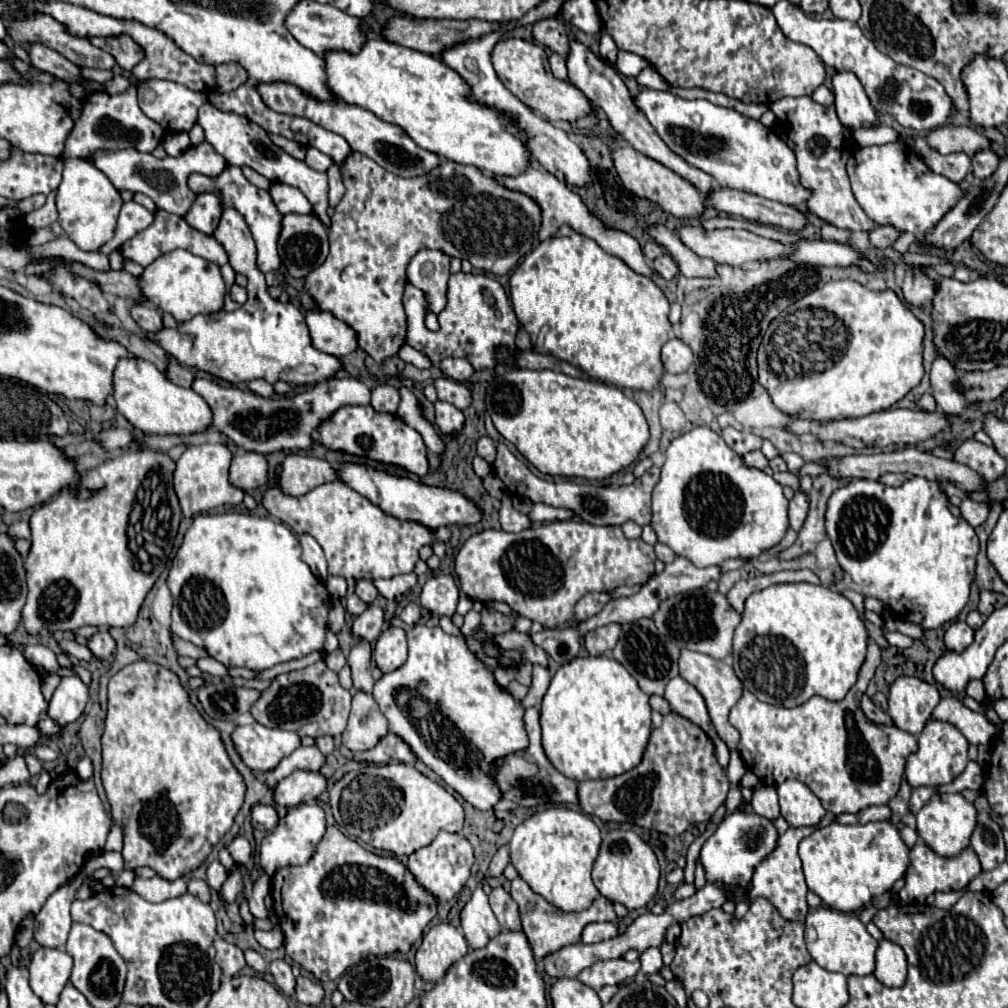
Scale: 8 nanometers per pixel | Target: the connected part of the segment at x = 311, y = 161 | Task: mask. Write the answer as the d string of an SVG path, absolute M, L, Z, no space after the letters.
M310 147L308 153L306 153L306 165L312 167L312 169L316 169L316 171L328 171L328 167L330 167L332 163L334 163L334 161L332 161L328 155L324 155L322 151L318 151L318 149L314 149L314 147Z

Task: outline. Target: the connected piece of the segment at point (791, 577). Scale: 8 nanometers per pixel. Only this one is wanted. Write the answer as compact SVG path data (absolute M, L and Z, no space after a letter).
M804 569L804 571L780 571L780 573L772 573L772 575L760 575L760 577L738 581L726 593L726 599L732 605L732 609L736 609L738 613L742 613L746 597L752 595L754 591L762 591L762 589L766 589L770 585L794 583L794 581L806 581L806 583L812 583L812 585L818 585L820 583L820 579L812 571L808 571L808 569Z

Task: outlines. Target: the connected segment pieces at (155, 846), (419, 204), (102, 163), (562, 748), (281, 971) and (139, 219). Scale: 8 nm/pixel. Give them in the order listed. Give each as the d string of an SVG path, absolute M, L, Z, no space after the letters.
M150 661L130 663L110 679L110 685L108 685L108 717L106 717L106 729L102 735L102 783L104 783L106 797L110 803L112 819L124 829L124 847L122 847L124 869L136 869L136 867L146 865L146 867L154 869L156 875L166 879L166 881L174 881L178 877L184 877L186 873L194 871L196 867L200 867L206 861L212 847L232 827L234 817L244 803L244 791L246 791L240 773L234 769L232 761L228 759L228 753L226 753L222 739L220 739L220 733L212 725L208 725L202 719L202 715L192 707L186 691L182 689L182 685L178 681L178 677L172 671L168 671L156 663L150 663Z
M352 153L340 169L346 195L336 205L332 227L328 229L330 253L326 261L306 277L306 289L316 299L318 309L330 311L334 317L356 329L360 349L376 361L396 355L406 341L402 293L406 287L406 267L420 249L436 247L450 257L468 259L474 269L492 275L506 275L532 249L542 225L542 211L532 197L506 189L492 175L486 175L472 165L460 165L444 159L430 173L404 179L384 171L370 157Z
M204 141L200 145L188 147L178 157L164 157L164 159L158 159L152 153L140 153L136 149L122 149L122 151L108 151L108 153L98 151L94 155L94 165L112 181L112 185L118 191L132 191L132 193L140 191L148 195L156 203L158 209L184 217L196 199L196 193L192 193L186 185L188 175L202 173L208 177L216 177L216 173L224 171L226 161L220 153L214 151L210 143Z
M576 657L562 665L550 681L548 691L540 703L542 747L560 773L574 781L610 779L634 769L648 745L650 737L650 705L648 695L638 687L636 679L616 661L608 657Z
M276 959L276 961L270 963L270 973L274 975L274 981L276 981L276 985L282 989L282 993L288 995L288 997L292 997L294 987L296 987L296 979L294 979L294 975L292 975L290 965L288 965L286 961Z
M128 201L126 207L120 209L120 217L118 217L114 237L100 247L100 253L108 255L112 251L118 251L122 247L122 243L132 239L136 233L144 231L152 223L152 217L154 217L154 213L150 213L142 205L138 205L136 201Z

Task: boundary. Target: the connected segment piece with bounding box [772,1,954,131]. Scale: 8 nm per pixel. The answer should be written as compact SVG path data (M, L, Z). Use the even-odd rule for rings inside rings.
M778 1L772 7L772 13L788 39L812 47L816 55L836 71L852 71L860 79L872 107L878 113L886 113L902 127L916 131L942 127L944 123L948 123L948 119L952 119L954 107L944 87L934 77L928 77L918 69L900 65L888 55L880 53L876 45L866 39L856 23L844 19L810 19L802 13L800 7L792 5L790 1Z

